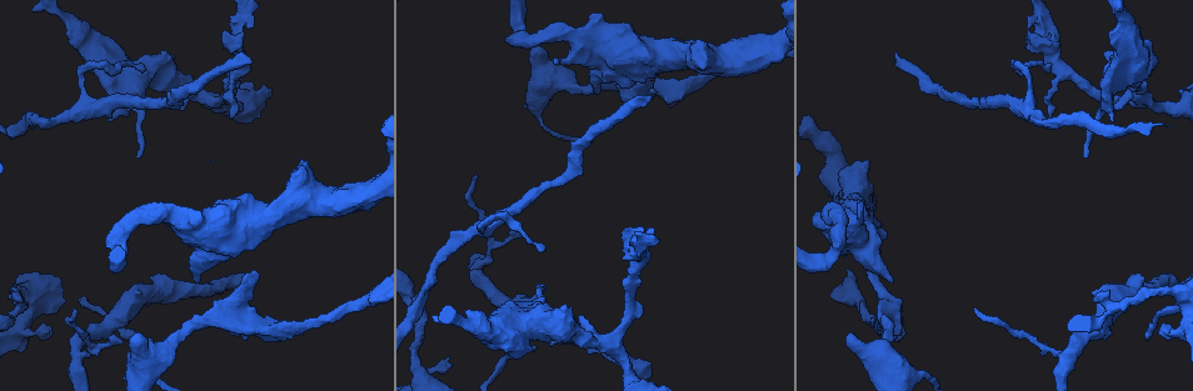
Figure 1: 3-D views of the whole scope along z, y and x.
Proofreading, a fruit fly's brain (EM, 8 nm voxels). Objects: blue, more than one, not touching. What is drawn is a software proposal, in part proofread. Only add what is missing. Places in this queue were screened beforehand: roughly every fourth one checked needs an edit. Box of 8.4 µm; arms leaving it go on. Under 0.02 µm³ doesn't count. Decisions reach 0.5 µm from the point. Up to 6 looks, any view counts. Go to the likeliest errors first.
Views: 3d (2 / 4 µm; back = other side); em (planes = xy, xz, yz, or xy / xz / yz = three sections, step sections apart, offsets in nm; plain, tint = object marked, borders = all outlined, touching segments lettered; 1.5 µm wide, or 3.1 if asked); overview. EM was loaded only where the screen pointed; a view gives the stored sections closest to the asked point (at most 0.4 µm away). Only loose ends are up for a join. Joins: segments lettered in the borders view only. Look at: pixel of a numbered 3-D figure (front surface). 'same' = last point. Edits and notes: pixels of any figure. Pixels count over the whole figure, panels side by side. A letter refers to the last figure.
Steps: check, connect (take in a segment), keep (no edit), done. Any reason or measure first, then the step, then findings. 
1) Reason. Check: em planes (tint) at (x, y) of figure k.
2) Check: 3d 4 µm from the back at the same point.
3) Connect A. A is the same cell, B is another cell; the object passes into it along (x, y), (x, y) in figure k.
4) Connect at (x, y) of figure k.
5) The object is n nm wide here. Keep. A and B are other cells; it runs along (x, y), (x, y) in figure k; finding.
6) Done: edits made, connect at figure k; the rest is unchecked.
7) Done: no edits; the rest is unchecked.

Free end. Check: em planes (borders) at (556, 62) of figure 1.

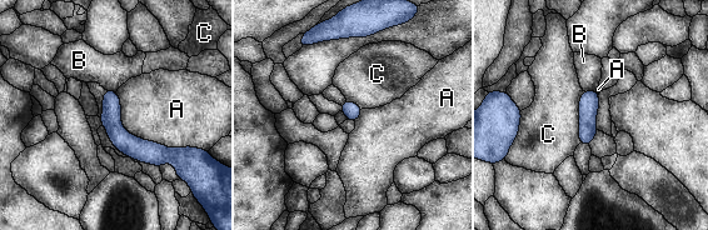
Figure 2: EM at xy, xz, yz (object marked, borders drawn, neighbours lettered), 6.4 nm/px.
Keep. A, B and C are other cells; it runs along (106, 95), (133, 146), (176, 154) in figure 2; none of them fits.

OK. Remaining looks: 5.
An open end. Check: 3d 4 µm at (230, 116) of figure 1.

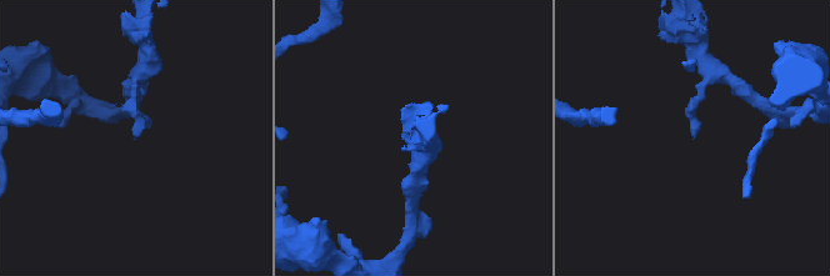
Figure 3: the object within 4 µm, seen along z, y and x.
Shape alone is not enough. Check: em planes (borders) at (696, 134) of figure 3.

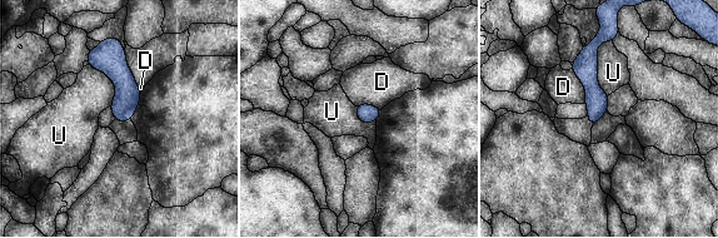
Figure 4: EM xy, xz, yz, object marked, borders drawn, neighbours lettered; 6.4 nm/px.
Keep. D and U are other cells; it runs along (593, 43), (589, 51), (593, 120) in figure 4; none of them fits.

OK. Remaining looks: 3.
Check: em yz step 8 (tint) at (1087, 155) of figure 1.

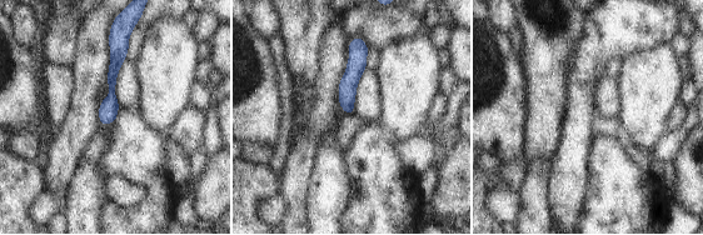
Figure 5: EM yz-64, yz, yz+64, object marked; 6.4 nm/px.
Check: em planes (borders) at the same point.

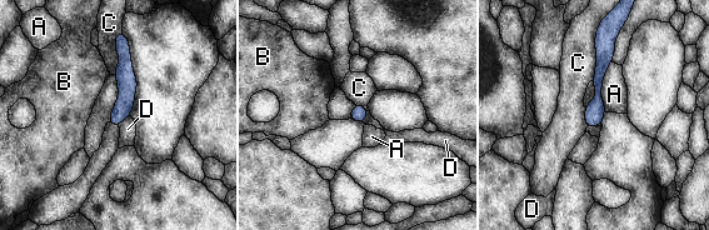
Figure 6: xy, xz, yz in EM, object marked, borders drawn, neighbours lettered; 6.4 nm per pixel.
Keep. A, B, C and D are other cells; a border runs along (368, 110), (367, 119), (363, 123) in figure 6; no lettered segment goes on from it.

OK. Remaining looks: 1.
Done: no edits; the rest is unchecked.

